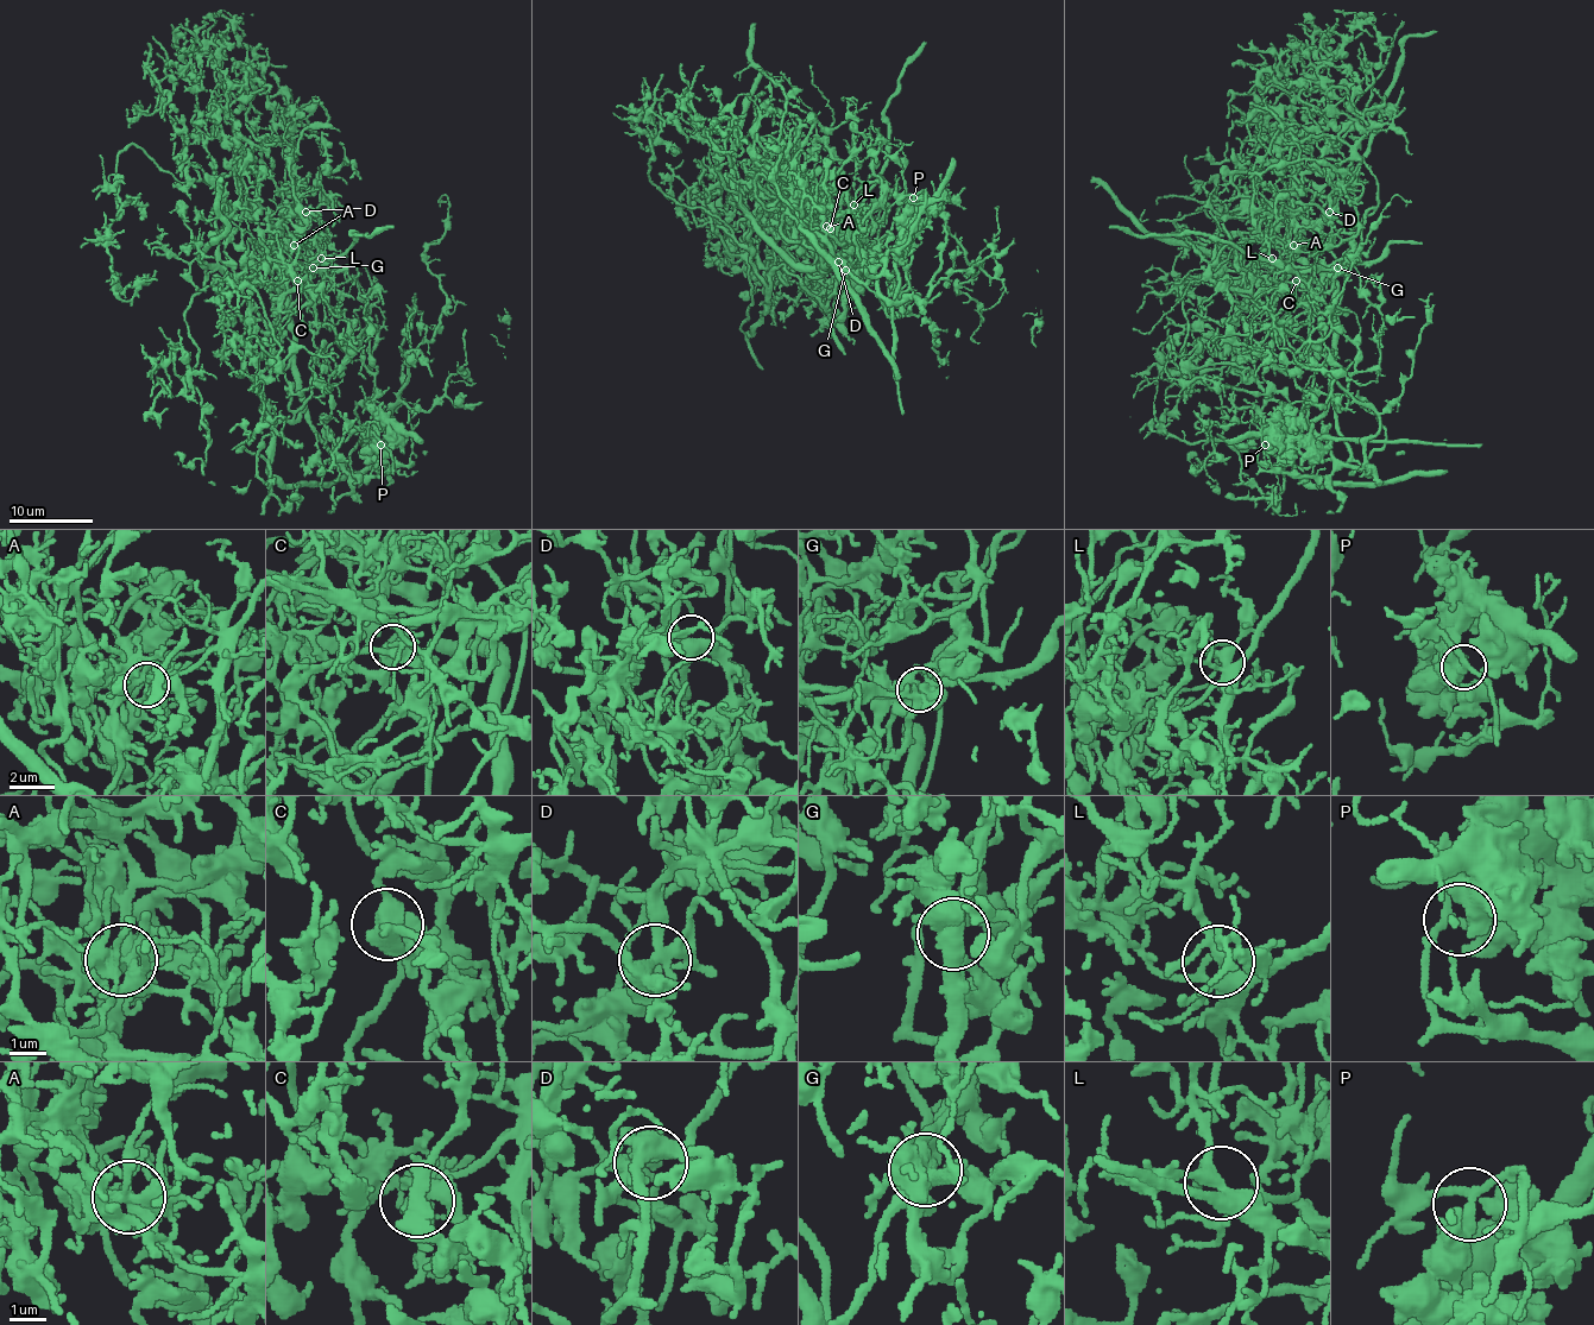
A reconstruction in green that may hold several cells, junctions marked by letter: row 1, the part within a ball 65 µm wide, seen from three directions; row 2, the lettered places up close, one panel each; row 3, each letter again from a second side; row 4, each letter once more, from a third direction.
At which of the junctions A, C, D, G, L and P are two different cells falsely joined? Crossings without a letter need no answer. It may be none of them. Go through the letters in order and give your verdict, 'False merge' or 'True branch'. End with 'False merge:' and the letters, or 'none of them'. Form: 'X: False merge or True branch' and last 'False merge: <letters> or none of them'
A: False merge
C: True branch
D: True branch
G: False merge
L: True branch
P: False merge
False merge: A, G, P

